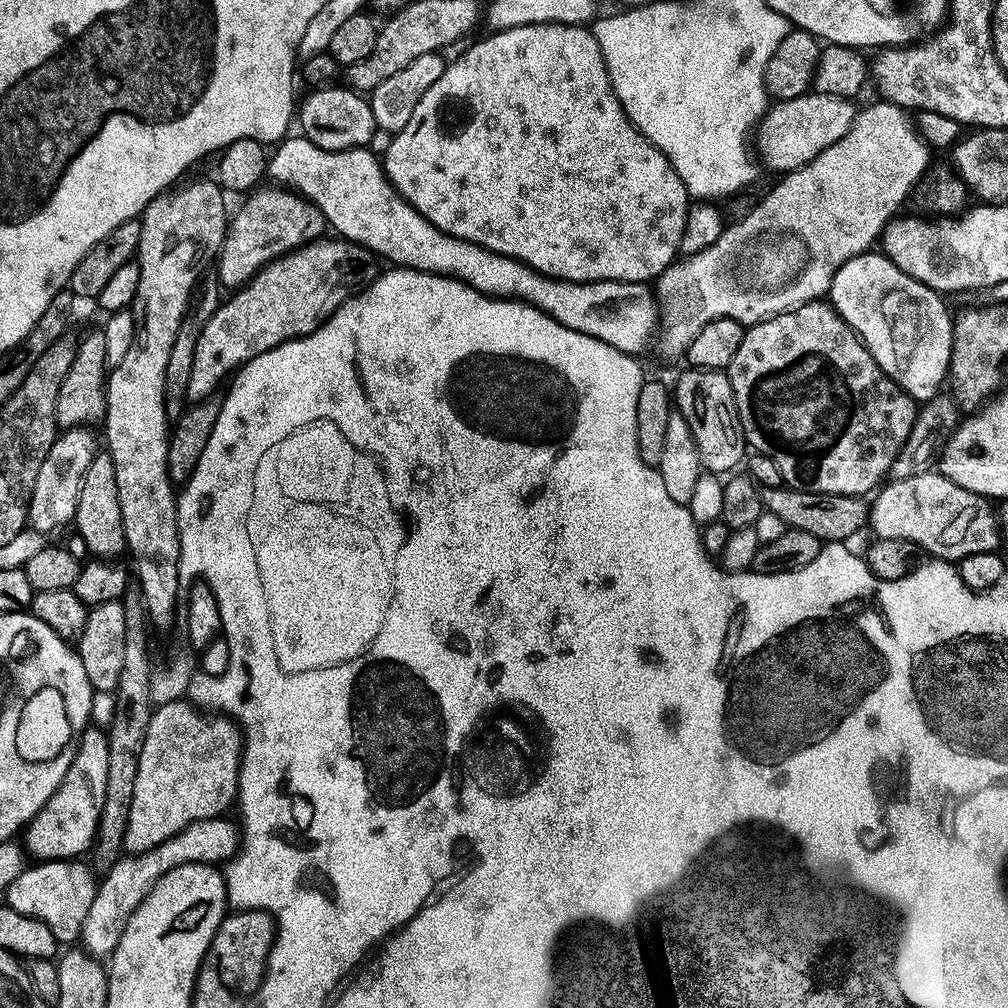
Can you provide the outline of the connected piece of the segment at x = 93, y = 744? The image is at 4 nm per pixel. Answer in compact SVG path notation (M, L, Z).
M89 726L79 733L76 753L58 790L23 829L22 844L33 861L80 858L96 843L106 798L109 759L108 738L103 727Z

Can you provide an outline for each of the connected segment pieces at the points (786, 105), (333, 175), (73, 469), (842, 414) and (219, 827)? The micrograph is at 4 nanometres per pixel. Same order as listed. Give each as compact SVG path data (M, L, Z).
M809 90L803 96L775 101L754 129L754 152L759 163L775 174L787 174L806 166L826 146L834 146L856 121L857 105L843 96L831 96Z
M292 134L275 145L267 175L273 176L277 185L299 192L318 206L337 237L369 248L381 261L389 260L389 265L413 268L435 276L450 276L470 285L483 296L523 300L525 304L542 309L560 325L598 338L603 344L612 345L627 355L639 355L651 336L653 339L657 333L659 304L647 285L618 280L554 279L521 260L454 238L422 218L410 202L396 193L395 186L384 174L377 153L375 156L368 148L331 152L314 146L314 142L302 134Z
M84 426L61 431L50 446L50 454L42 458L42 467L38 469L38 478L34 478L34 490L28 503L27 527L31 531L49 534L55 528L71 525L75 521L84 471L98 451L95 438L88 432L91 431Z
M823 299L810 300L807 304L792 308L777 316L771 316L769 320L759 320L757 324L751 325L742 338L742 346L738 346L738 354L734 354L726 371L734 390L734 402L738 406L738 418L742 422L747 447L751 451L753 448L754 451L769 456L776 463L776 468L780 471L781 478L784 479L781 481L789 488L801 488L822 494L867 497L869 493L879 489L885 483L886 477L892 471L894 458L898 454L898 450L902 450L916 421L917 401L913 400L909 392L903 392L881 370L878 362L874 362L870 350L861 340L860 335L836 313L836 309L832 307L831 303L825 302Z
M215 816L199 820L186 826L178 834L158 842L152 848L137 851L135 854L121 855L97 883L94 902L90 902L90 914L86 914L86 922L80 931L83 947L97 958L111 957L134 910L144 901L148 891L158 882L158 878L162 878L162 874L166 874L174 866L183 864L216 866L231 860L240 846L242 833L237 821L228 819L224 816Z

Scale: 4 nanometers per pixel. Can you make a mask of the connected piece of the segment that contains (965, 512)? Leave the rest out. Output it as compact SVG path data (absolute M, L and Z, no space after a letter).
M938 470L915 478L889 479L875 496L876 501L870 504L870 528L879 539L904 539L916 544L921 553L929 552L929 557L949 562L1001 547L997 509L977 492L950 482Z

